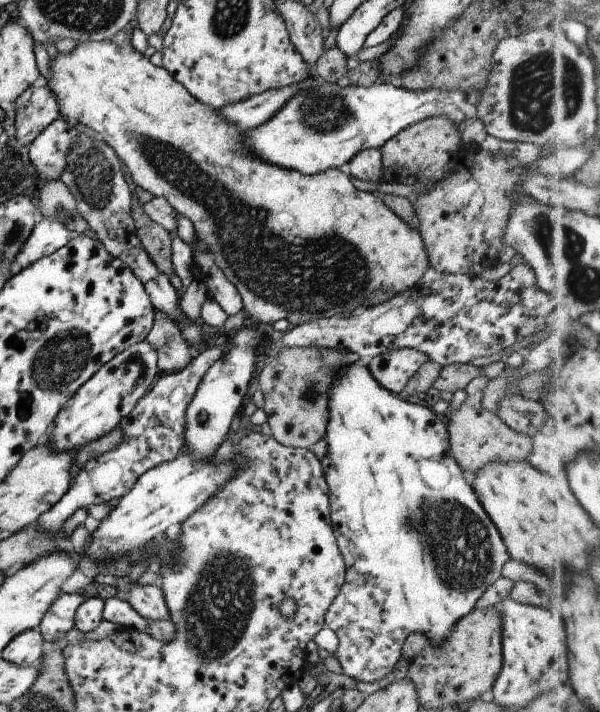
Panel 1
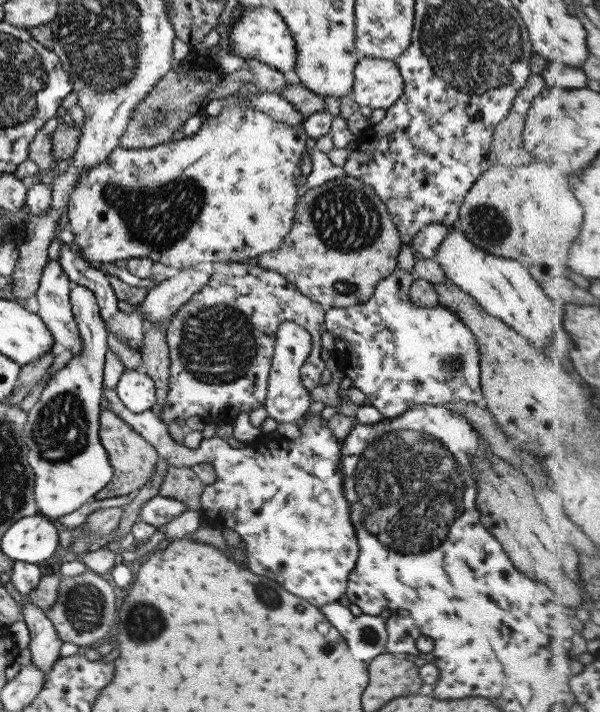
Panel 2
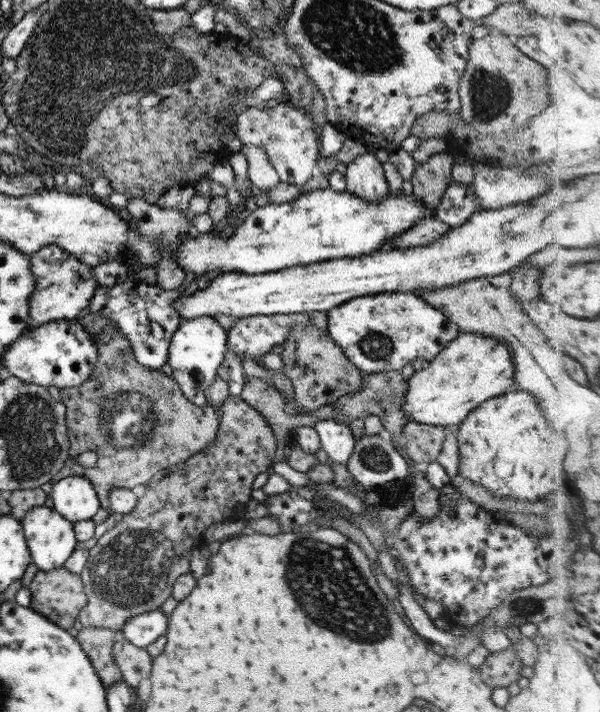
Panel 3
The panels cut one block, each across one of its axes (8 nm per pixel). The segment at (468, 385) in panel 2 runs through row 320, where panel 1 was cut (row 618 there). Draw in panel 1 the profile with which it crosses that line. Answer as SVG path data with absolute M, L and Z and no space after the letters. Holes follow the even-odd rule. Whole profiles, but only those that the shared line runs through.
M354 362L334 380L336 382L330 388L330 418L325 437L328 453L319 461L329 488L332 531L345 563L346 579L337 598L334 598L334 602L327 609L324 626L330 628L338 638L339 646L338 650L334 652L334 658L342 666L343 674L360 682L371 683L380 681L396 668L402 646L412 632L422 632L432 644L442 644L450 636L454 624L460 618L465 618L470 612L473 612L478 598L481 598L489 586L492 586L501 577L502 566L511 559L511 556L498 528L490 520L474 494L469 477L462 472L458 462L451 457L447 426L441 415L437 415L430 408L420 404L407 402L398 395L385 390L374 380L368 367L358 366Z

